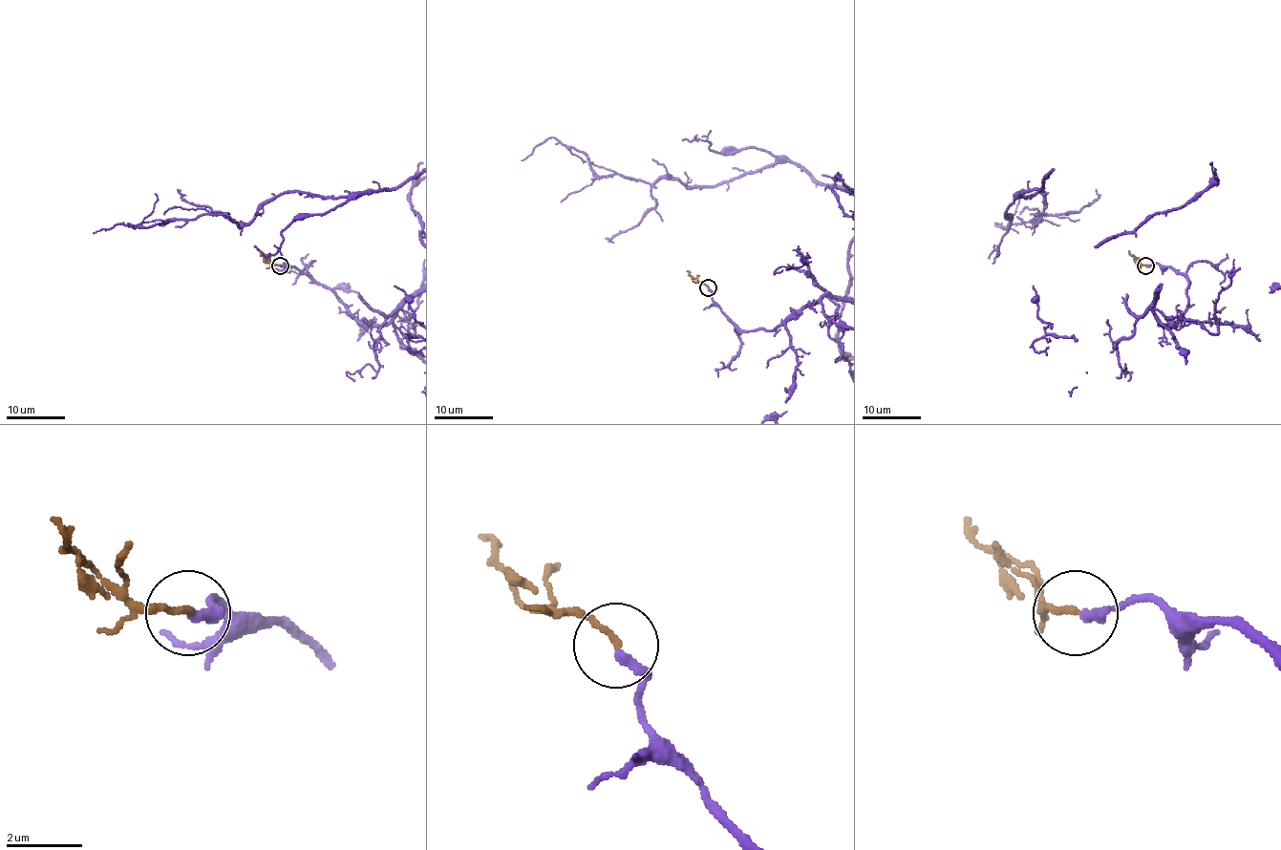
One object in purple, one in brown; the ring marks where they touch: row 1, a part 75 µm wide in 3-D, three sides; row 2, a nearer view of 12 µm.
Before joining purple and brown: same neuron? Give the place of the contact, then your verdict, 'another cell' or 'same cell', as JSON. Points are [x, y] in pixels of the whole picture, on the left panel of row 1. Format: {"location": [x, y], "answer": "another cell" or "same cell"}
{"location": [280, 265], "answer": "same cell"}

